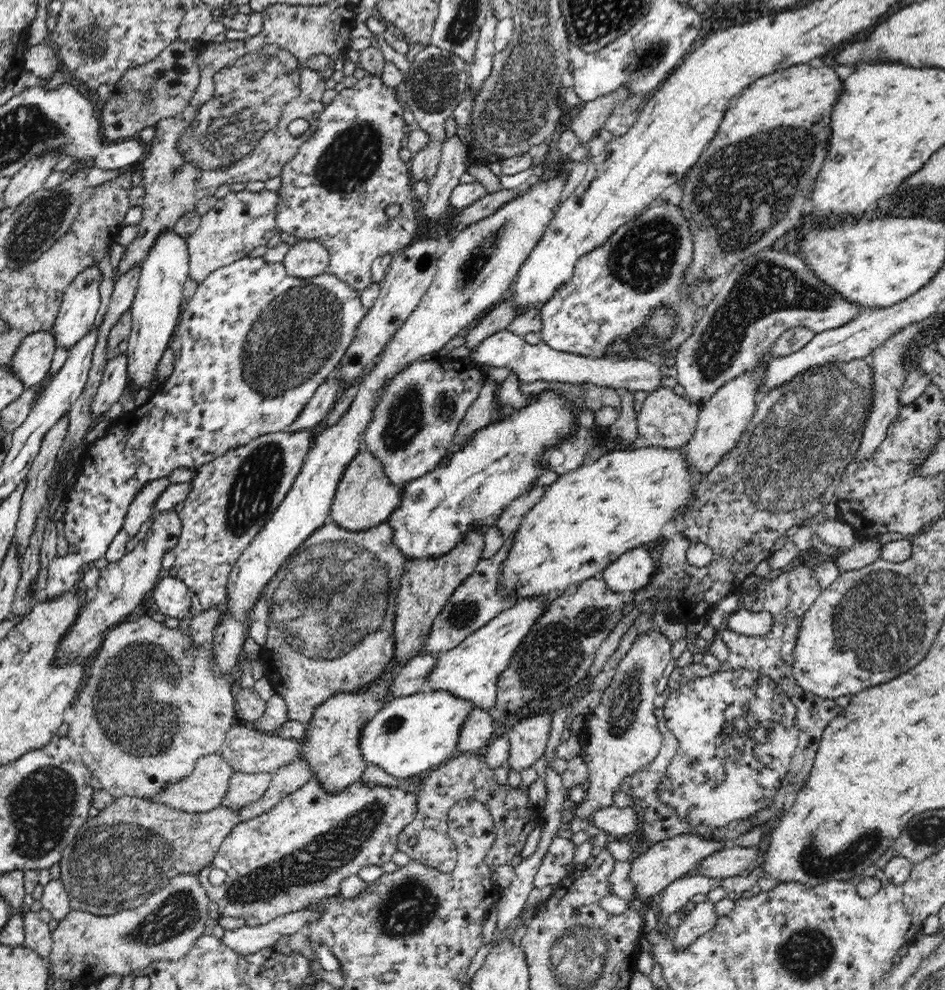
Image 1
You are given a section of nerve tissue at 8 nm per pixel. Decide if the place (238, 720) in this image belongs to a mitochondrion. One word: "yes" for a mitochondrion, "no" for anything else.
no

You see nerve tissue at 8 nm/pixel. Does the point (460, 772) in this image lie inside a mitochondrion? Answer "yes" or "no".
no

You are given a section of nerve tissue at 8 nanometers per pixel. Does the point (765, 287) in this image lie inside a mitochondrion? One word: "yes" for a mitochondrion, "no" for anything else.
yes

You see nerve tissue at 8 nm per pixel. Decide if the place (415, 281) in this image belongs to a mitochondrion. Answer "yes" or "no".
no

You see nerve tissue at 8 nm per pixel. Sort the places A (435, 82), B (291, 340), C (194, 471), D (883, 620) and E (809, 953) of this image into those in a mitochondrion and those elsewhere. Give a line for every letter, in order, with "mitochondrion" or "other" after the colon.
A: mitochondrion
B: mitochondrion
C: other
D: mitochondrion
E: mitochondrion

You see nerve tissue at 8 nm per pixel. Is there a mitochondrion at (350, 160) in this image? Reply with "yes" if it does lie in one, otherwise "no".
yes

